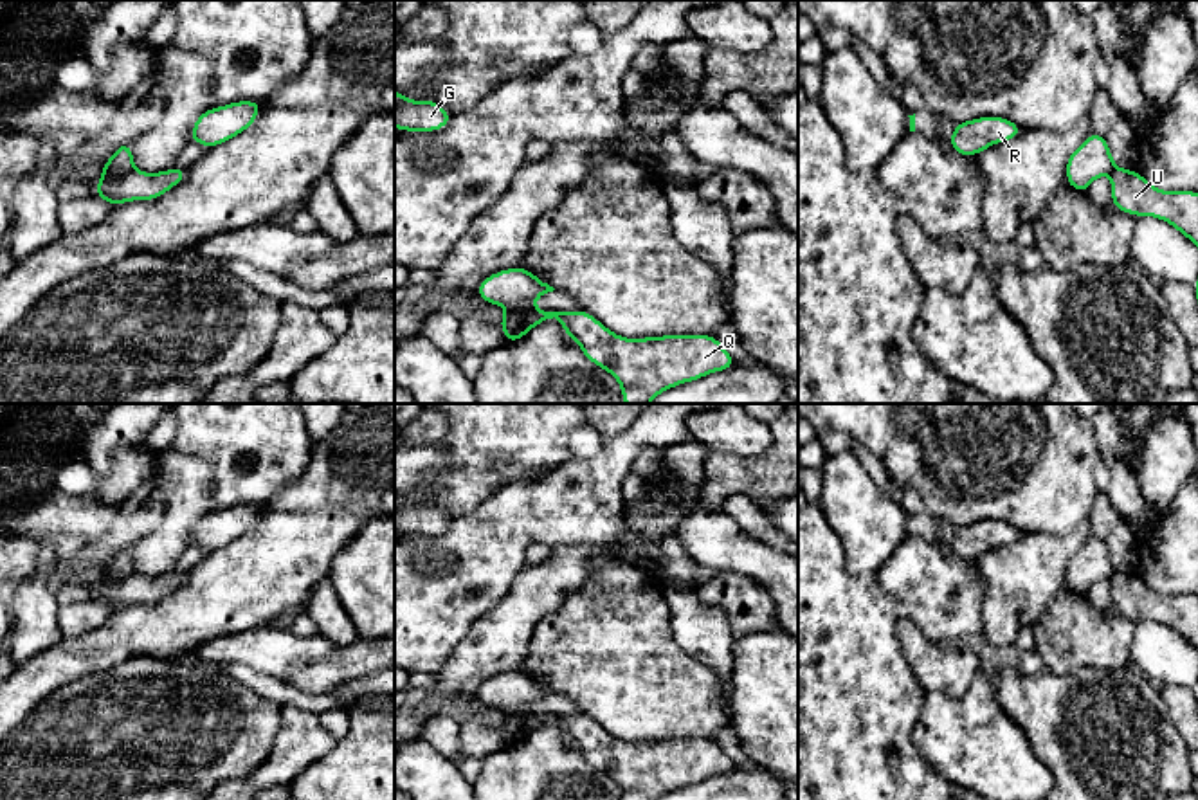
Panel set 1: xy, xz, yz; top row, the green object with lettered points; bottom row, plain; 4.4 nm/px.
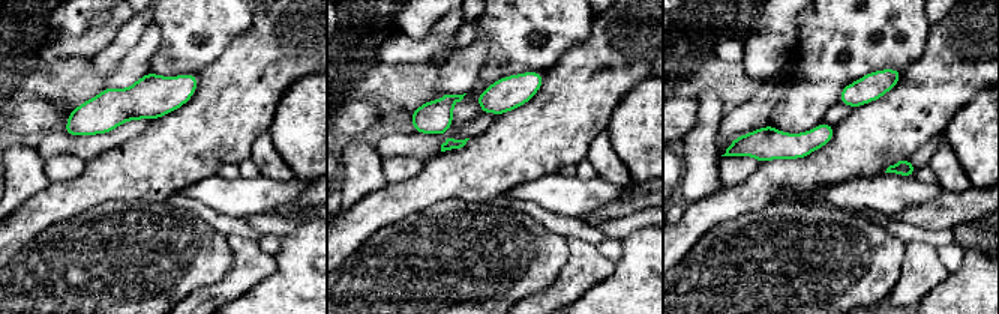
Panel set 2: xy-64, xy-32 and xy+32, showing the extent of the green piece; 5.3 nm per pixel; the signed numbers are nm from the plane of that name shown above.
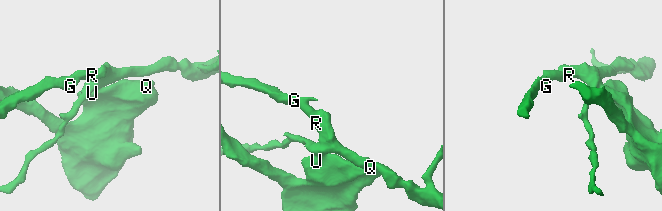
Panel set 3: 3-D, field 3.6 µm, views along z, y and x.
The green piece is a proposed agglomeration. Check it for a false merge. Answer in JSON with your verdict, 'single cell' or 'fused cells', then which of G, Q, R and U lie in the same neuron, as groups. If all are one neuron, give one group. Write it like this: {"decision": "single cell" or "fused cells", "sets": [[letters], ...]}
{"decision": "fused cells", "sets": [["G", "R"], ["Q", "U"]]}

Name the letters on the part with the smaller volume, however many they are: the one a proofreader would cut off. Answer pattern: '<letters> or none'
G, R

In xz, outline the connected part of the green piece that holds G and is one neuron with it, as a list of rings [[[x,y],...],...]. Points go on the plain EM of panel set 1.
[[[395,494],[395,532],[404,535],[436,535],[449,528],[452,517],[436,505],[413,505]]]

